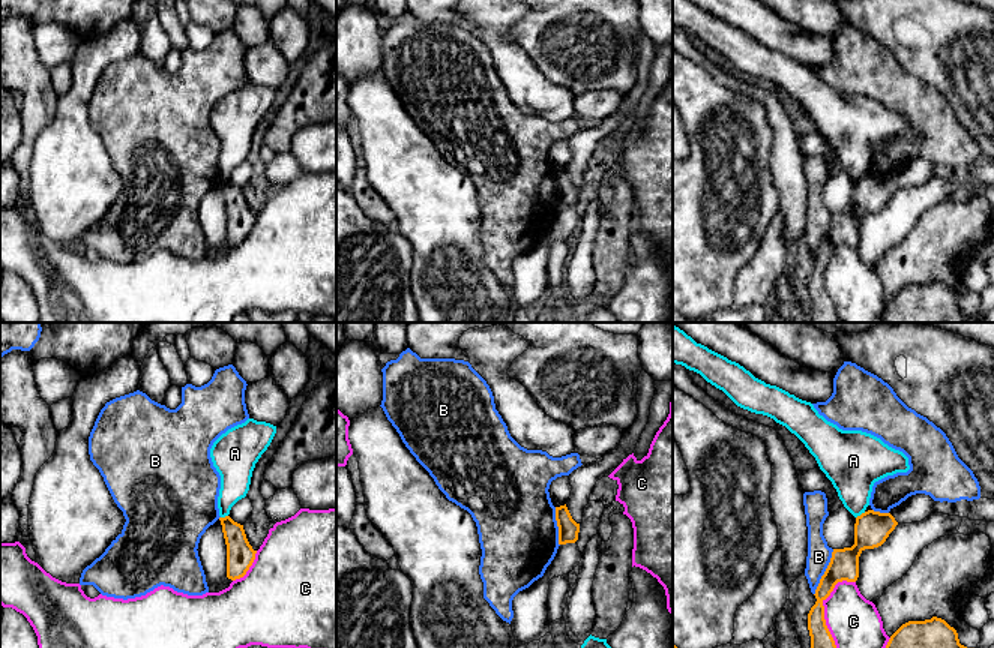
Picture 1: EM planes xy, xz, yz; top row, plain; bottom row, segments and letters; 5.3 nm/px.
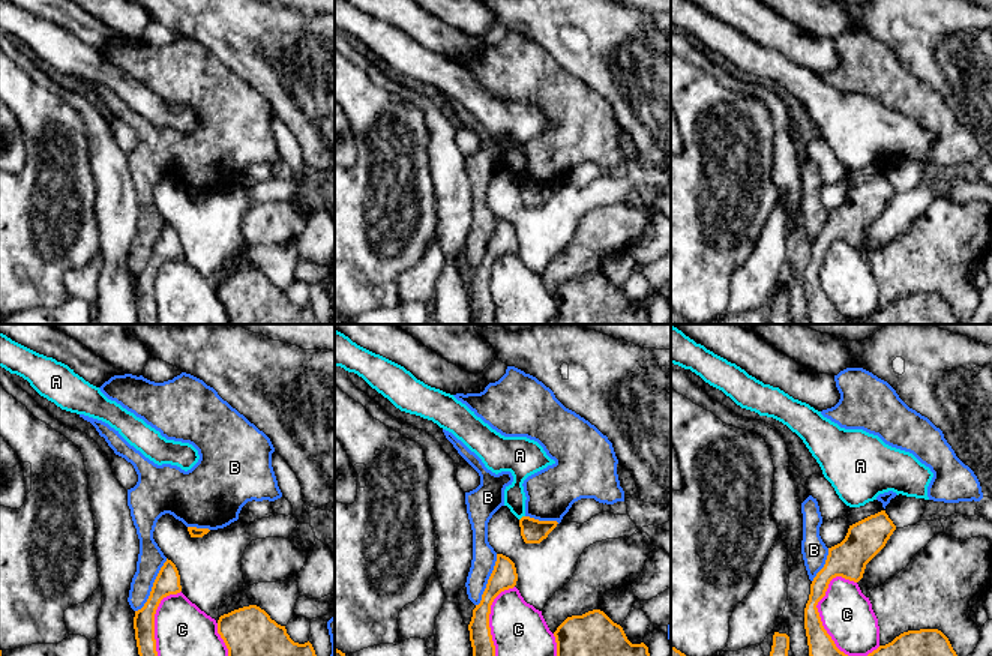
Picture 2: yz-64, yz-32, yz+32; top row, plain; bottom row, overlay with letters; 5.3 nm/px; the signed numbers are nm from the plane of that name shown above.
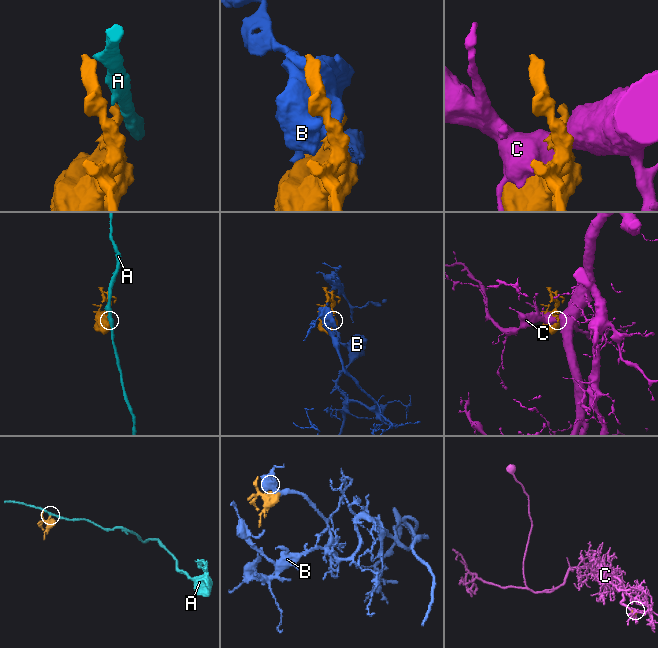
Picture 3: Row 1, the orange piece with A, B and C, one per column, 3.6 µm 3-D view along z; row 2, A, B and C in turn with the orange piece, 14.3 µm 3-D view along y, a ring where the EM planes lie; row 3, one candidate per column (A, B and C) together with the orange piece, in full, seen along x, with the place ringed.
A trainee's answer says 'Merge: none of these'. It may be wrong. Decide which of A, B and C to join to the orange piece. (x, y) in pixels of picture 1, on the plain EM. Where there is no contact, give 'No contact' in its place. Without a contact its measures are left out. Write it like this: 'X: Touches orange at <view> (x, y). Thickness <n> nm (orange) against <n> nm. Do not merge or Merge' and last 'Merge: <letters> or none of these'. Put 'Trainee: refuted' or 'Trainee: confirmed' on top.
Trainee: confirmed
A: Touches orange at yz (862, 177). Thickness 190 nm (orange) against 280 nm. Do not merge
B: Touches orange at yz (825, 236). Thickness 160 nm (orange) against 130 nm. Do not merge
C: Touches orange at yz (823, 281). Thickness 160 nm (orange) against 280 nm. Do not merge
Merge: none of these

